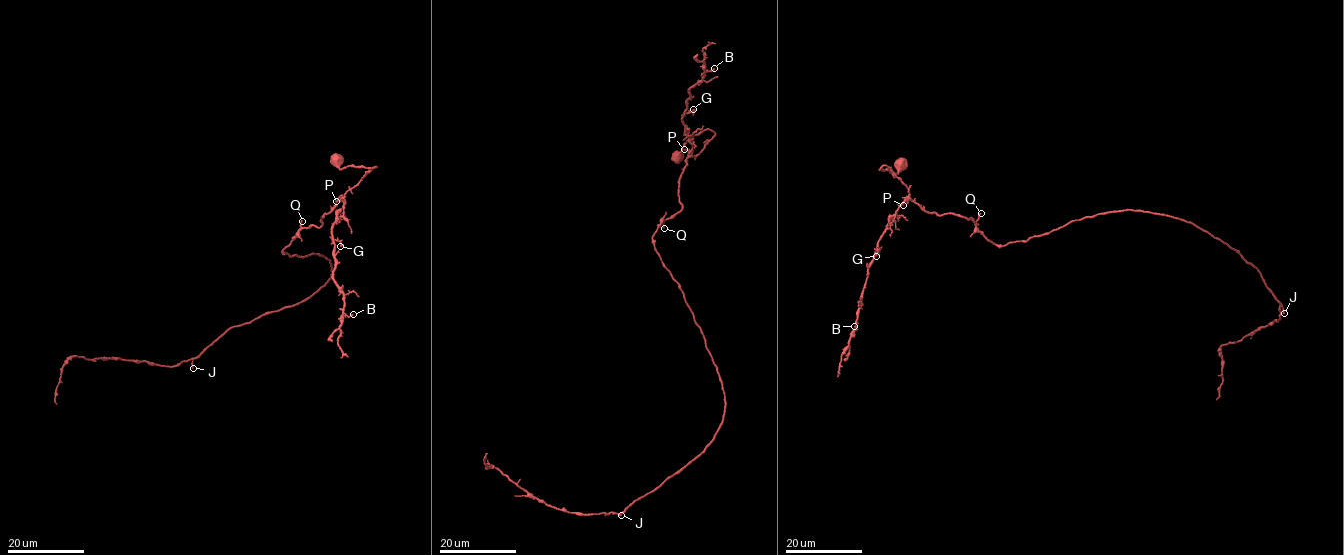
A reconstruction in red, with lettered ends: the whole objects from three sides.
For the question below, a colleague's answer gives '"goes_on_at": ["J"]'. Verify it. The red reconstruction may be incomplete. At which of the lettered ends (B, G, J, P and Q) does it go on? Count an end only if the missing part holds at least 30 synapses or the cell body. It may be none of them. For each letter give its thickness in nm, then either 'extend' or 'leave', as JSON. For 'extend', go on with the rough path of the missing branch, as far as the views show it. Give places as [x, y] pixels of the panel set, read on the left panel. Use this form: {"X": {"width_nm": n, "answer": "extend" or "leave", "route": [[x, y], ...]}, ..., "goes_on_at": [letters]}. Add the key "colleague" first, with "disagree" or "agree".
{"colleague": "agree", "B": {"width_nm": 160, "answer": "leave"}, "G": {"width_nm": 90, "answer": "leave"}, "J": {"width_nm": 150, "answer": "extend", "route": [[193, 368], [191, 409], [174, 435]]}, "P": {"width_nm": 110, "answer": "leave"}, "Q": {"width_nm": 120, "answer": "leave"}, "goes_on_at": ["J"]}

